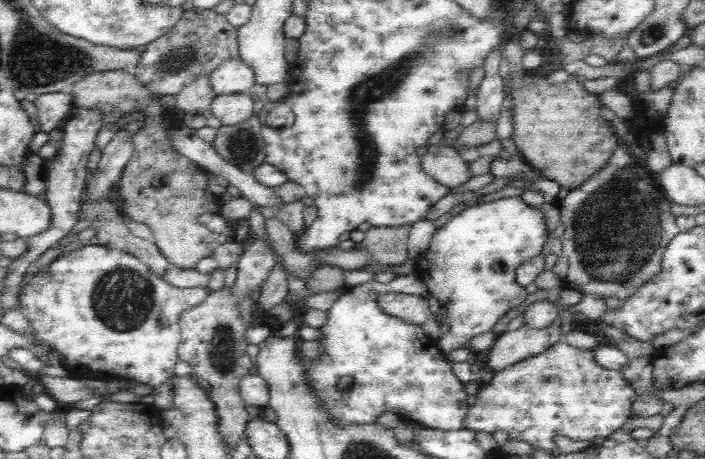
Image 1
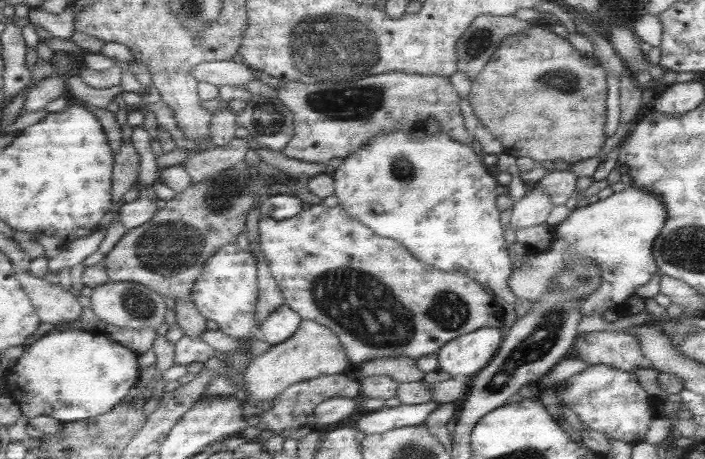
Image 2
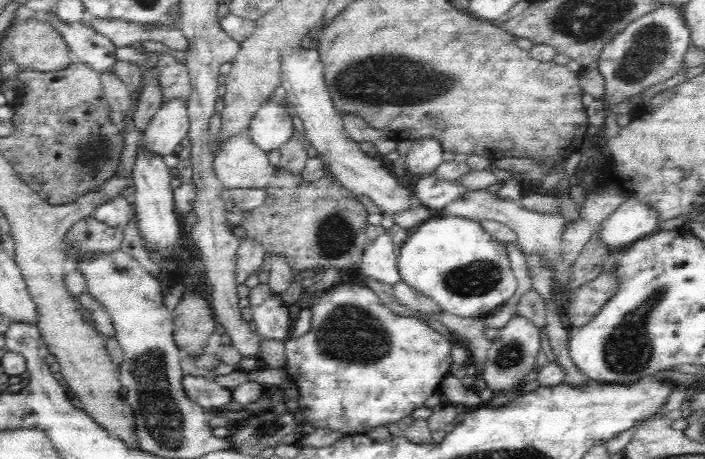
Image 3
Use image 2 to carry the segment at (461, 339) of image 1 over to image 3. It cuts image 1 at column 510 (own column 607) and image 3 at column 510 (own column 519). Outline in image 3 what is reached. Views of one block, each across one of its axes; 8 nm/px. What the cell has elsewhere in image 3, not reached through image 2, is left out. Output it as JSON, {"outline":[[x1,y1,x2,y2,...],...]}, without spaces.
{"outline":[[456,216,435,217,419,224,413,234,407,236,397,259,402,281,420,294,431,298,443,311,460,318,484,318,500,308,514,296,517,280,510,266,505,244,497,241,479,222]]}

